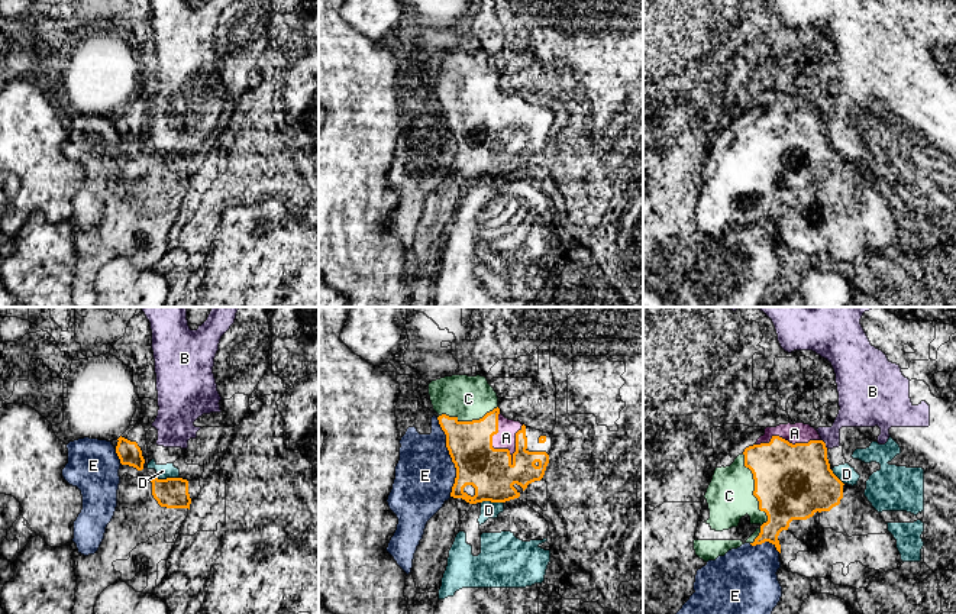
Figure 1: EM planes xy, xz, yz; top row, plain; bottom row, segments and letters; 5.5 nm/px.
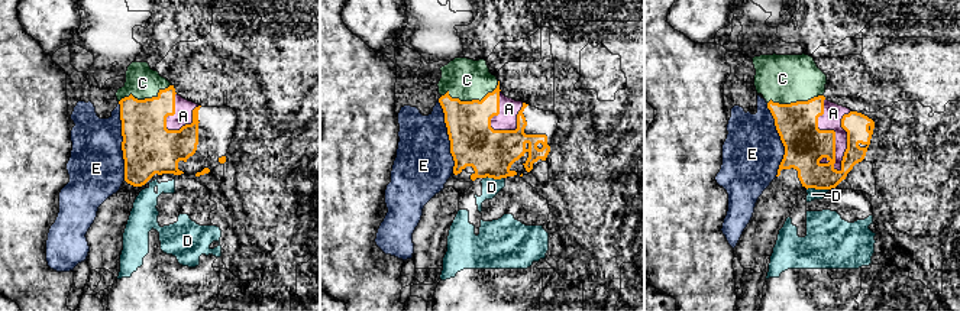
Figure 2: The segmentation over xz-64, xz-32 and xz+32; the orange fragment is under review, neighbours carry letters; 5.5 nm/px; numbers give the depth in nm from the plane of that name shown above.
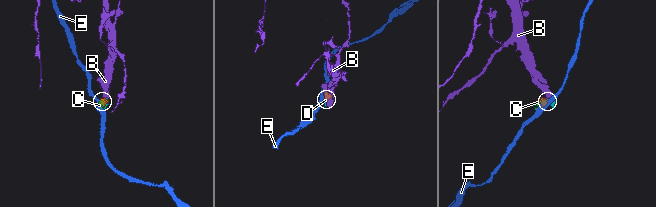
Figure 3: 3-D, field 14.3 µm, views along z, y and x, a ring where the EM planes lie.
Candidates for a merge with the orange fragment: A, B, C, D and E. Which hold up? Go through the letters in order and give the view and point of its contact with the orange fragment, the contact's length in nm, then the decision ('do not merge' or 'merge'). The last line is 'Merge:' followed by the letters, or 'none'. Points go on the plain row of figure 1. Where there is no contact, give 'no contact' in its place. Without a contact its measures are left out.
A: meets orange in xz at (491, 120); contact 300 nm long; merge
B: meets orange in yz at (824, 119); contact 70 nm long; do not merge
C: meets orange in yz at (758, 175); contact 500 nm long; merge
D: meets orange in xy at (168, 154); contact 130 nm long; do not merge
E: meets orange in xz at (451, 132); contact 440 nm long; do not merge
Merge: A, C

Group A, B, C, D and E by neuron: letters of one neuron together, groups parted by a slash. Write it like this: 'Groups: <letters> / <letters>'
Groups: A C / B D / E

